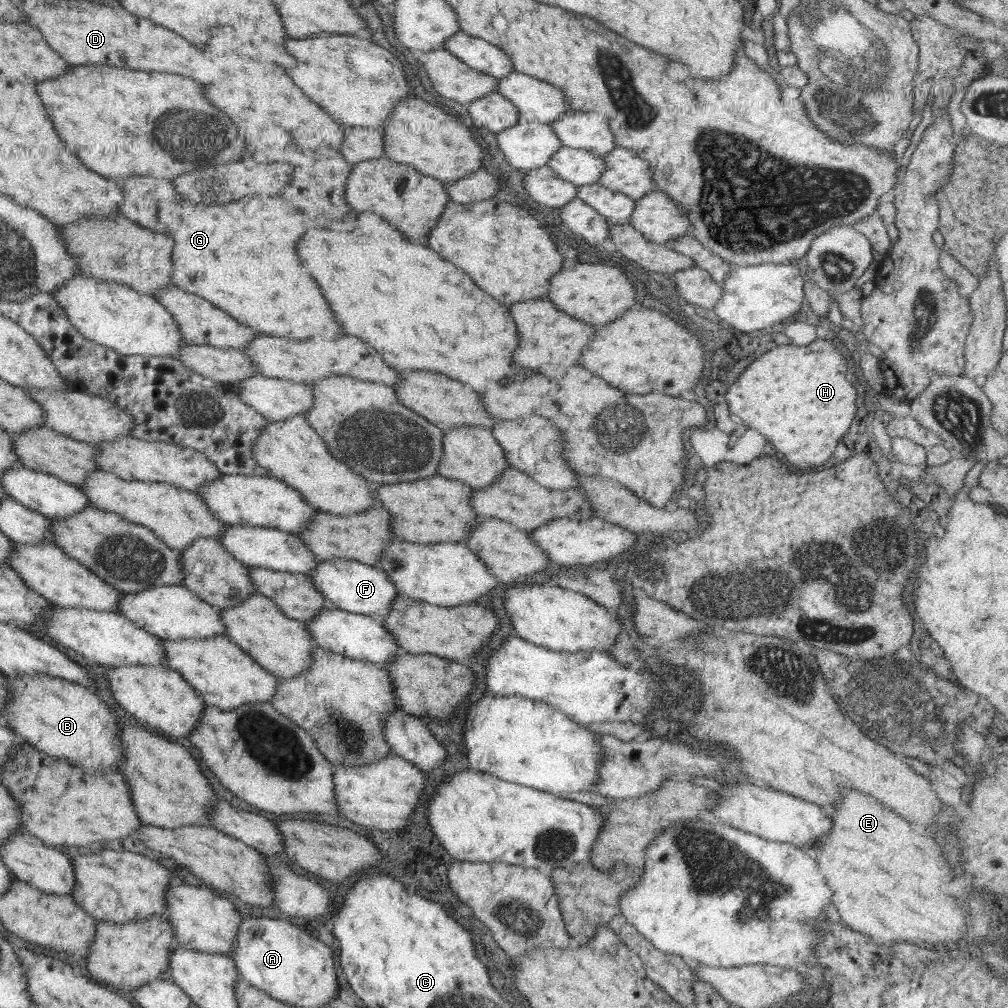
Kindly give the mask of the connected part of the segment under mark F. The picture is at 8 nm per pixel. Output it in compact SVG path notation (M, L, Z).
M334 558L334 560L320 560L307 576L312 578L313 586L326 598L329 606L347 613L361 614L381 619L389 613L391 603L396 598L395 585L388 579L387 573L375 566Z

